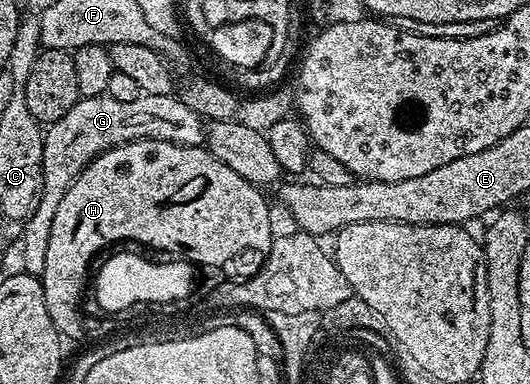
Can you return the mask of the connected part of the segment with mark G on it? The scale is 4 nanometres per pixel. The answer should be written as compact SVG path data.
M142 94L135 102L119 102L118 99L109 95L82 96L53 124L44 129L45 141L43 142L43 162L41 163L41 194L33 205L31 218L27 218L19 232L21 240L21 264L24 271L33 276L40 276L43 270L43 262L47 262L47 241L51 238L51 222L55 222L55 210L59 210L59 202L63 202L63 194L79 178L79 174L91 163L96 156L111 150L115 146L130 144L136 140L162 140L188 148L200 148L205 143L206 121L191 106L187 106L176 95L170 94Z

